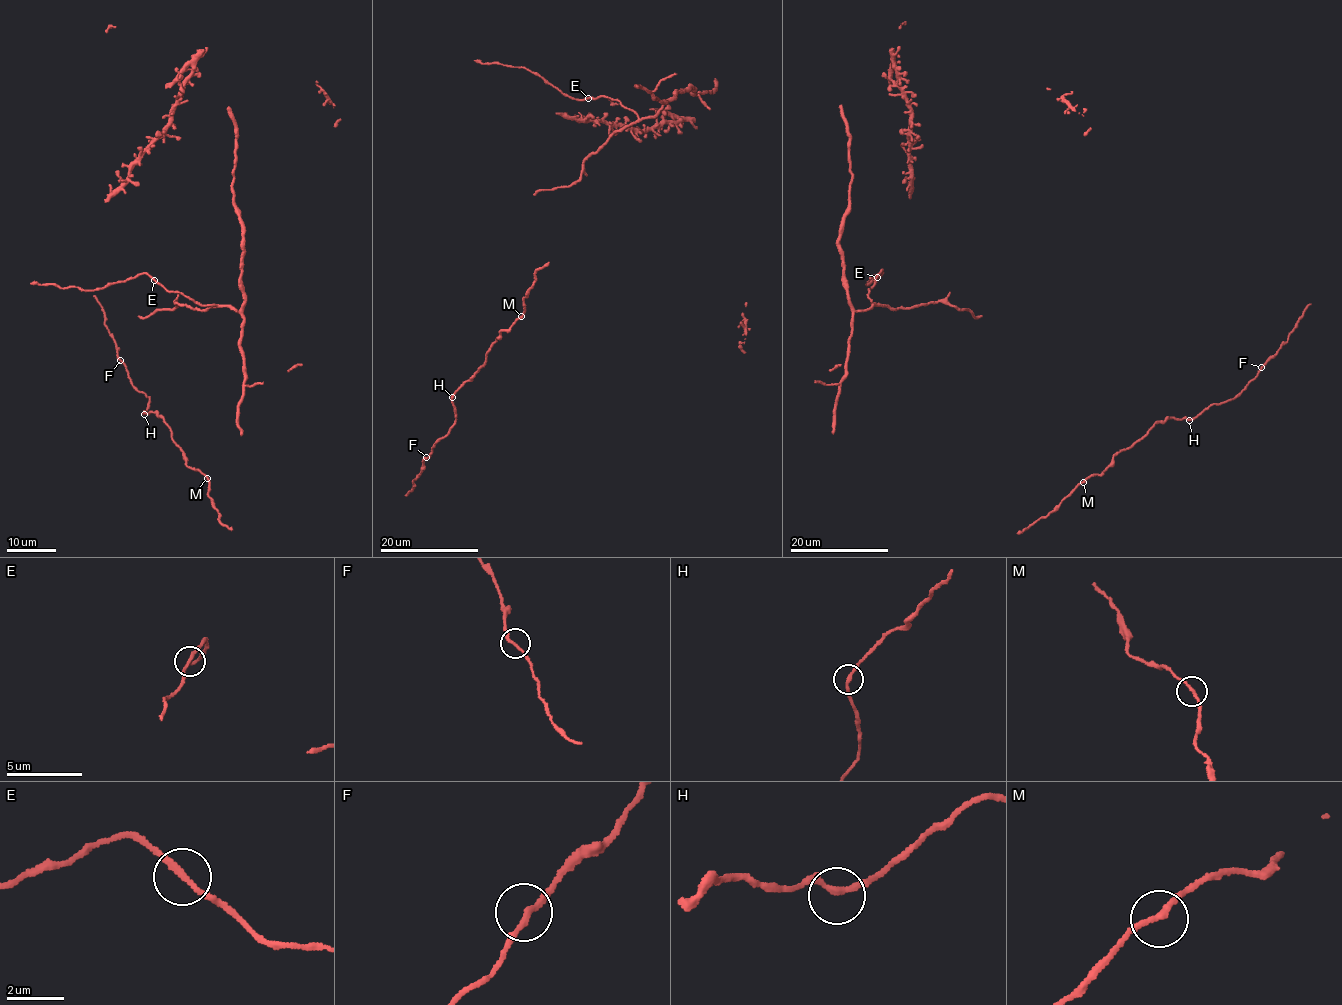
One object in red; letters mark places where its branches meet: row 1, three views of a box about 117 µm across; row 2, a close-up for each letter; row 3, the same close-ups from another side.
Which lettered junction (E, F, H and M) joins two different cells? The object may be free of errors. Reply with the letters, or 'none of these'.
none of these

